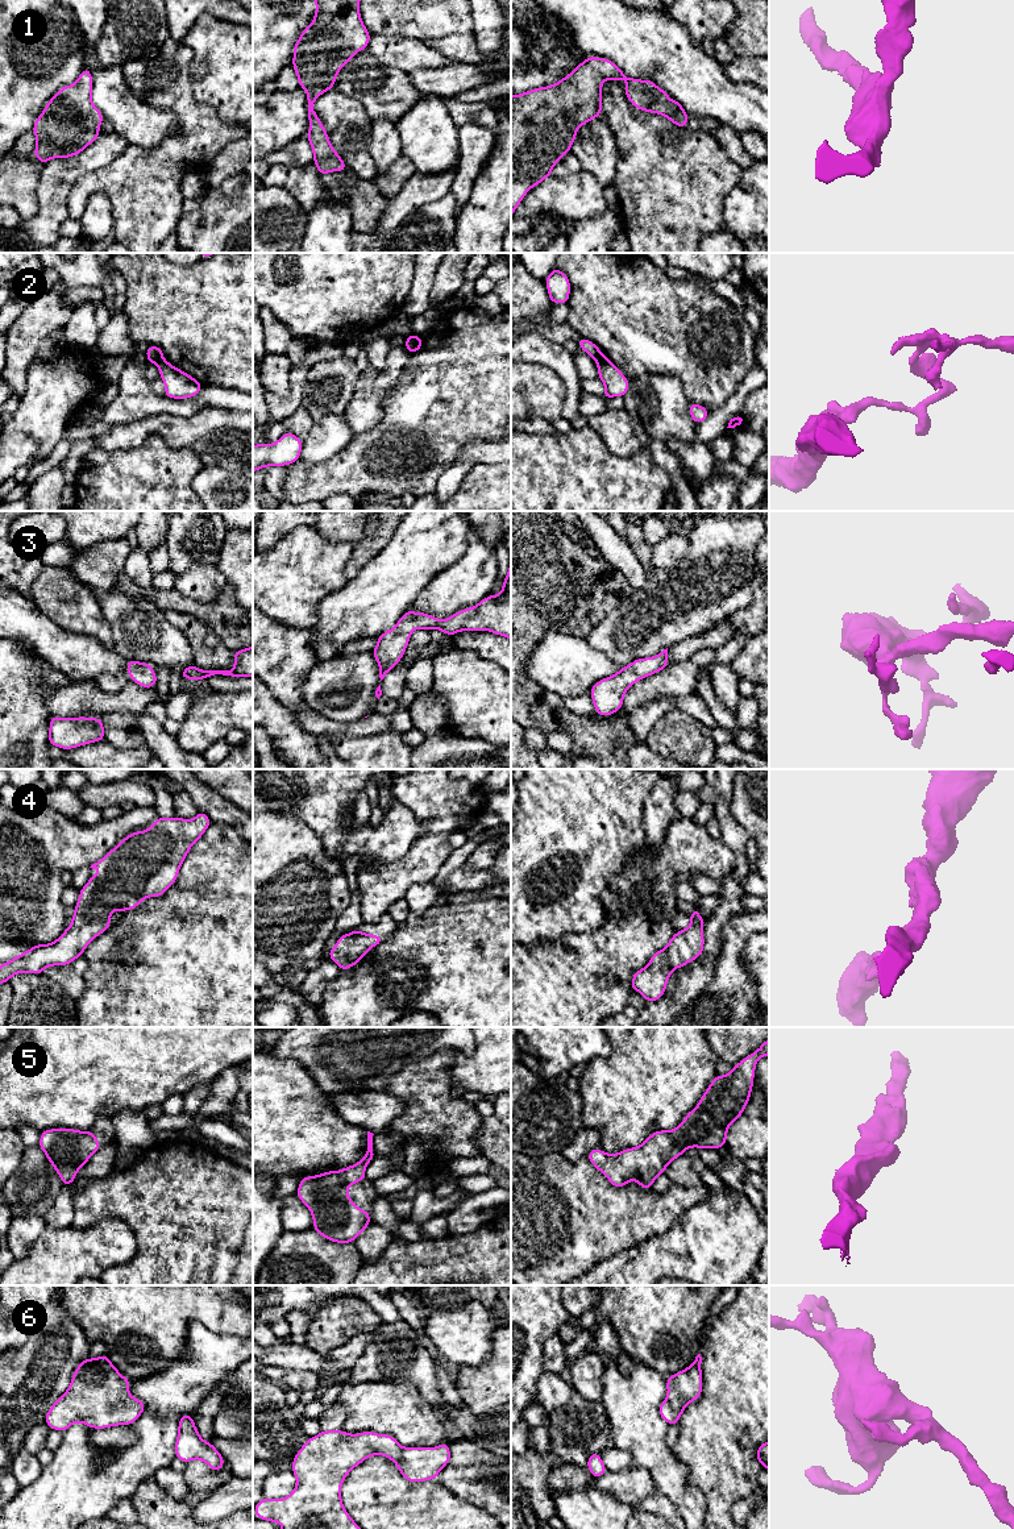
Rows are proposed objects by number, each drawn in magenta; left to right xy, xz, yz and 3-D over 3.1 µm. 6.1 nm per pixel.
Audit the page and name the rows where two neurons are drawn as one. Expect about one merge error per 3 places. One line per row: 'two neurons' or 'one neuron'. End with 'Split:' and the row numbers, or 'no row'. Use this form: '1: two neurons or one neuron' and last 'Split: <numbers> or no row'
1: one neuron
2: two neurons
3: one neuron
4: one neuron
5: one neuron
6: one neuron
Split: 2

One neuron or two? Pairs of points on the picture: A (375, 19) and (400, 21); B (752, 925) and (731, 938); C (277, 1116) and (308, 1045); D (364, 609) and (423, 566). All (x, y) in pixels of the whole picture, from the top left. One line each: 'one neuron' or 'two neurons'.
A: one neuron
B: one neuron
C: two neurons
D: one neuron

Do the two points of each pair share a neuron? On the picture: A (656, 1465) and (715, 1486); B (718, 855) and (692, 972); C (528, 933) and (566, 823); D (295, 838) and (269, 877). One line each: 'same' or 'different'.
A: different
B: different
C: same
D: same

